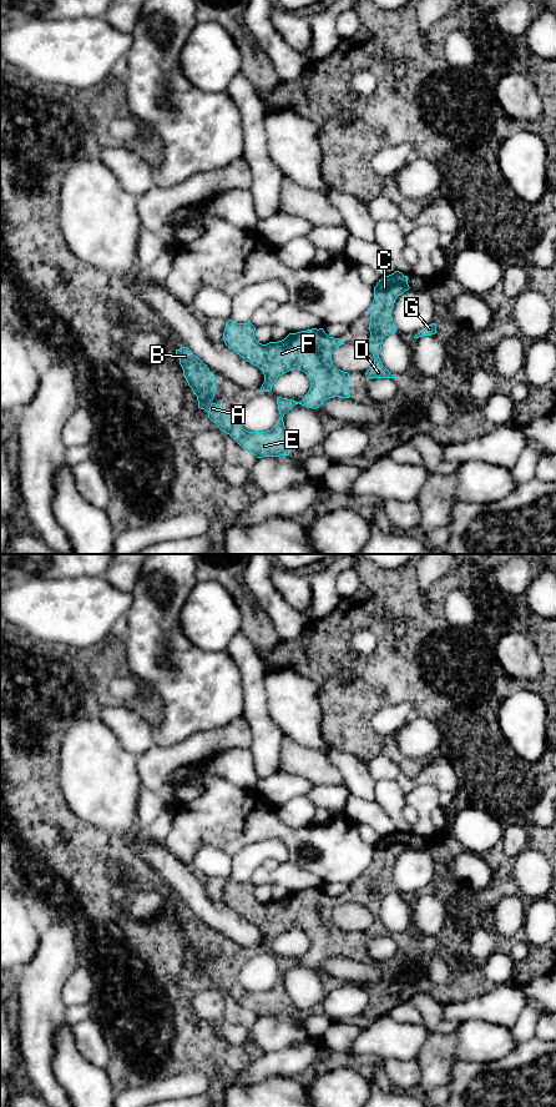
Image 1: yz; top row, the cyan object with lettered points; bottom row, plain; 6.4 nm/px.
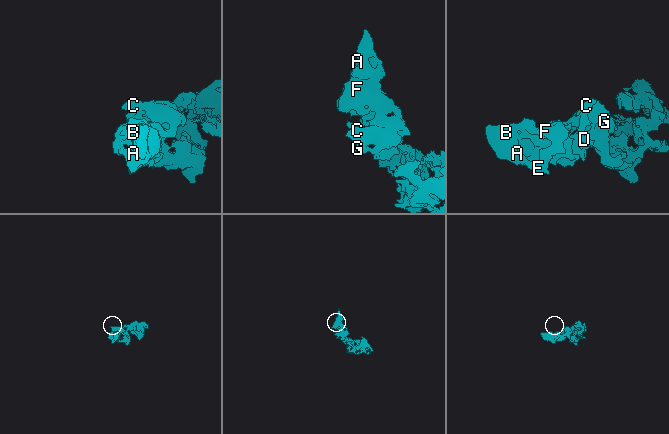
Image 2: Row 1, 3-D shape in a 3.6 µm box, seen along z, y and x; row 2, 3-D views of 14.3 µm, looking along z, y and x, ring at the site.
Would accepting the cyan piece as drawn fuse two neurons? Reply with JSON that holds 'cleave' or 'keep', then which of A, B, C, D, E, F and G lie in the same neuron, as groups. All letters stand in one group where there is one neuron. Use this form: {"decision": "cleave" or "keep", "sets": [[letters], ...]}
{"decision": "keep", "sets": [["A", "B", "C", "D", "E", "F", "G"]]}

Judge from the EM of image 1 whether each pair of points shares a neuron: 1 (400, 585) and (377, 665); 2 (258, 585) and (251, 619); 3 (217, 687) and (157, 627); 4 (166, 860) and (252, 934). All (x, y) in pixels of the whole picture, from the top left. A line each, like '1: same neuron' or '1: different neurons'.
1: same neuron
2: different neurons
3: same neuron
4: same neuron

